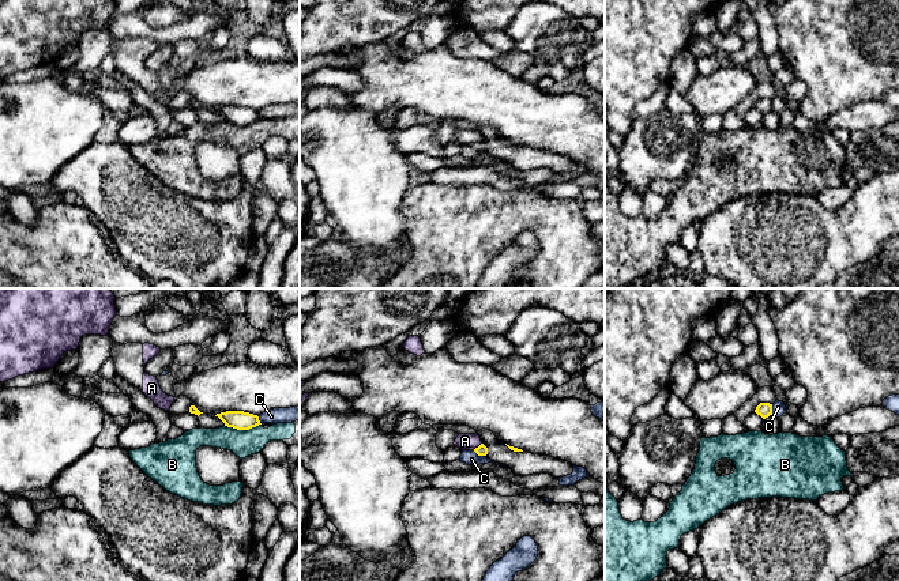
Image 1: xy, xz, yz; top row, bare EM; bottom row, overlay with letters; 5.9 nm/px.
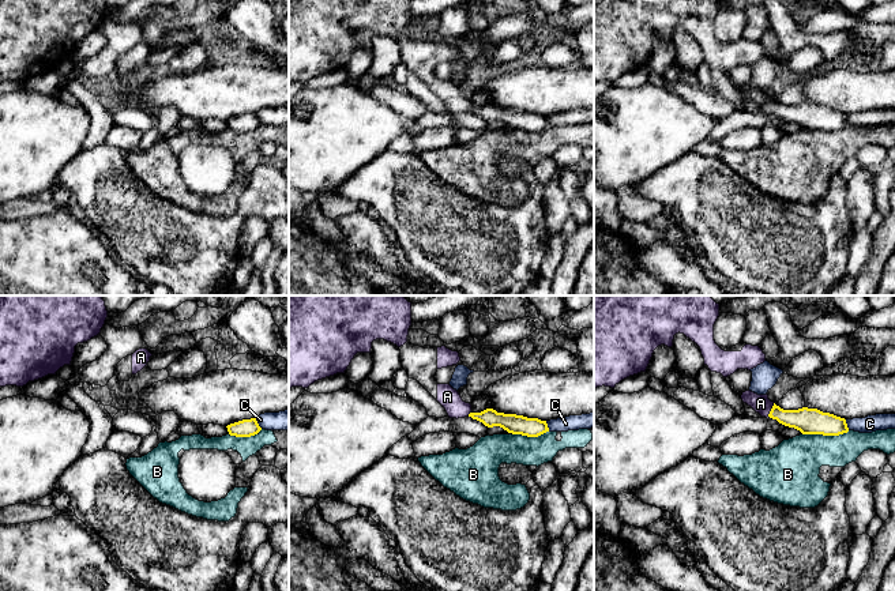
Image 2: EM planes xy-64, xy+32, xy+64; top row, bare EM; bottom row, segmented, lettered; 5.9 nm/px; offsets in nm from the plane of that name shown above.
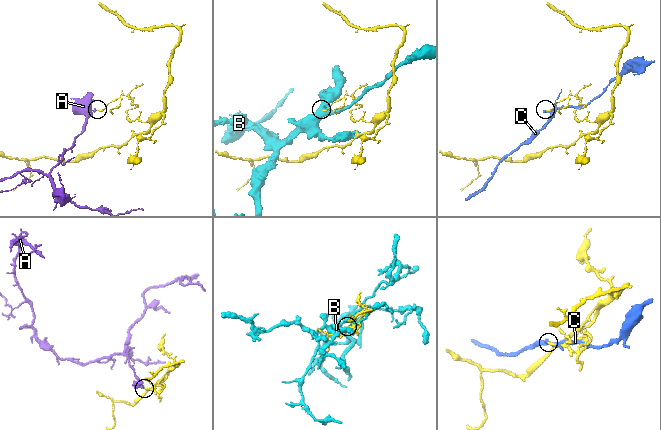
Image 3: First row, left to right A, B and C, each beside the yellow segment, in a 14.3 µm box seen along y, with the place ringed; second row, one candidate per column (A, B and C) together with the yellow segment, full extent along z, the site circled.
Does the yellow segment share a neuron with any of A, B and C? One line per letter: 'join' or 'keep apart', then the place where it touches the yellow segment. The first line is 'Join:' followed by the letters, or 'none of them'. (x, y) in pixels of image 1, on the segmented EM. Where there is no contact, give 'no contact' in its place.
Join: A
A: join; meets yellow in xz at (478, 446)
B: keep apart; meets yellow in xy at (243, 429)
C: keep apart; meets yellow in xz at (480, 455)

